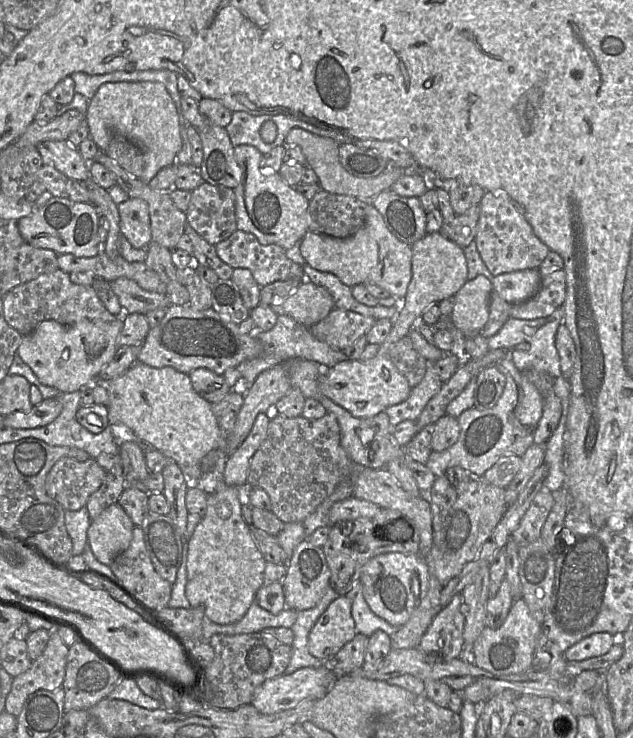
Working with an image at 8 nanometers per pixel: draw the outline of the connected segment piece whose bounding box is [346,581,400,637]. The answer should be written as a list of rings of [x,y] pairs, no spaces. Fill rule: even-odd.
[[[361,581],[356,582],[346,596],[352,602],[351,612],[357,634],[370,637],[377,630],[382,630],[391,636],[399,630],[400,627],[391,625],[372,611],[364,597]]]

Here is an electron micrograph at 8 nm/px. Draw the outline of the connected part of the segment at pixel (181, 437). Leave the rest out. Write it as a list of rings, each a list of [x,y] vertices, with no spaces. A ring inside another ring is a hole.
[[[136,361],[106,386],[110,424],[112,420],[120,429],[118,441],[146,442],[176,463],[189,482],[201,479],[200,463],[209,452],[226,449],[226,434],[218,426],[212,404],[194,390],[188,374]]]

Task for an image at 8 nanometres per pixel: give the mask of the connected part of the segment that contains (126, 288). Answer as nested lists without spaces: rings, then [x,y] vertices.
[[[125,277],[110,282],[110,286],[117,295],[125,313],[145,315],[151,310],[157,308],[167,309],[171,305],[165,294],[144,290],[136,282]]]

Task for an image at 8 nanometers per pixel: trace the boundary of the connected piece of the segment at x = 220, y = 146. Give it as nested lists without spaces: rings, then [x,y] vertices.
[[[206,119],[201,127],[197,128],[203,145],[203,160],[199,172],[204,181],[213,185],[222,185],[231,189],[236,188],[243,180],[243,170],[237,163],[234,155],[234,146],[224,127],[213,124]]]

